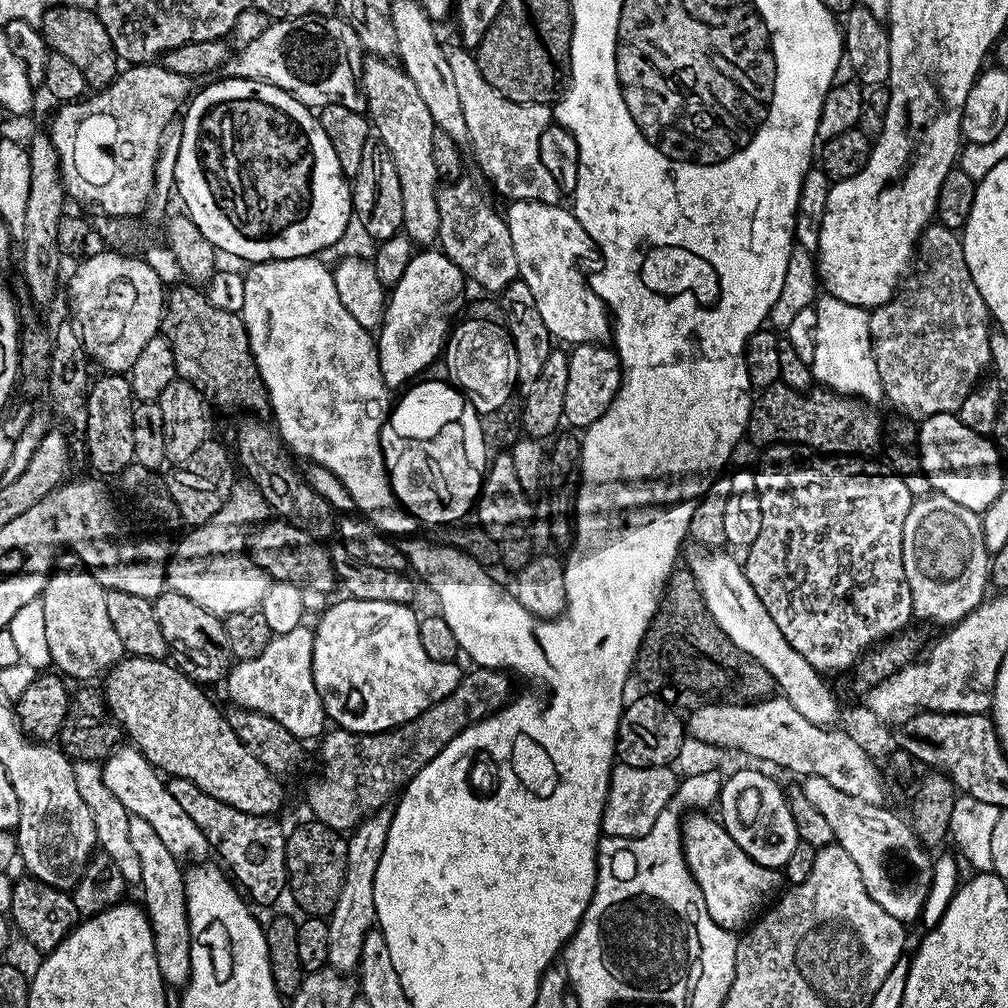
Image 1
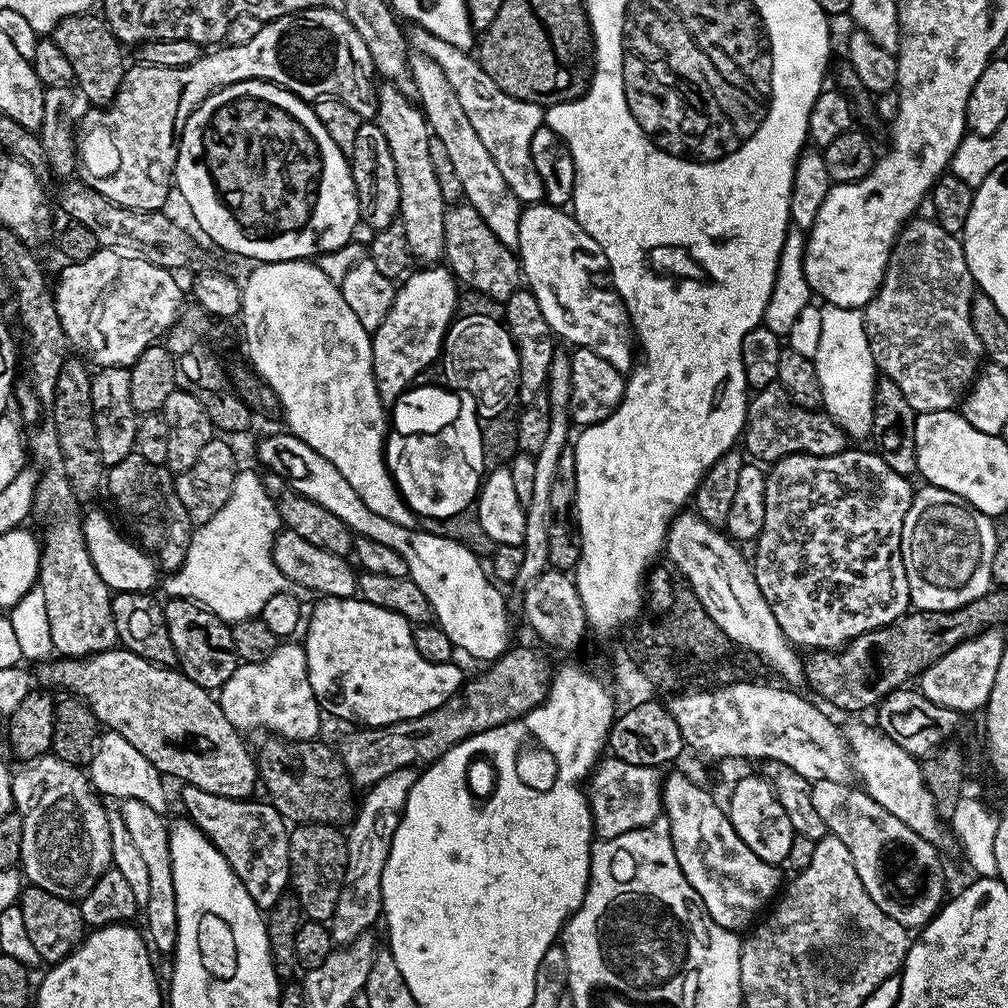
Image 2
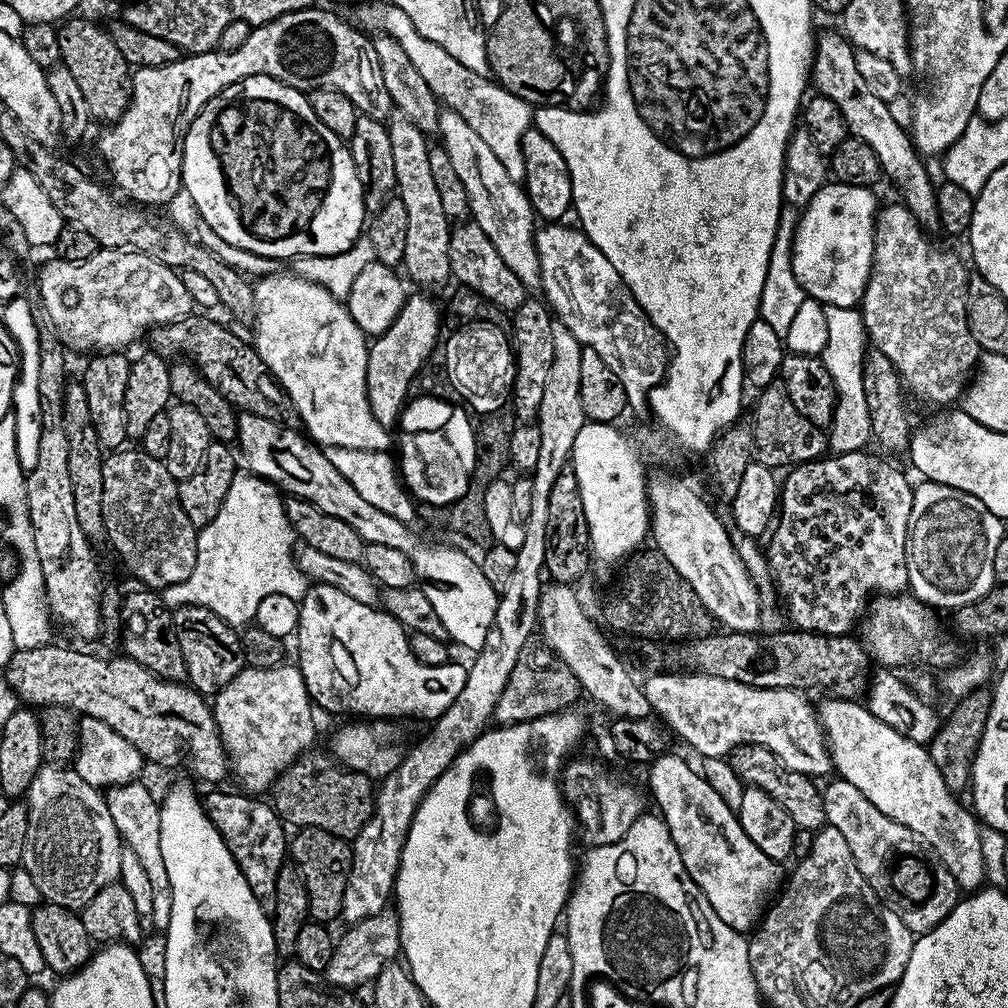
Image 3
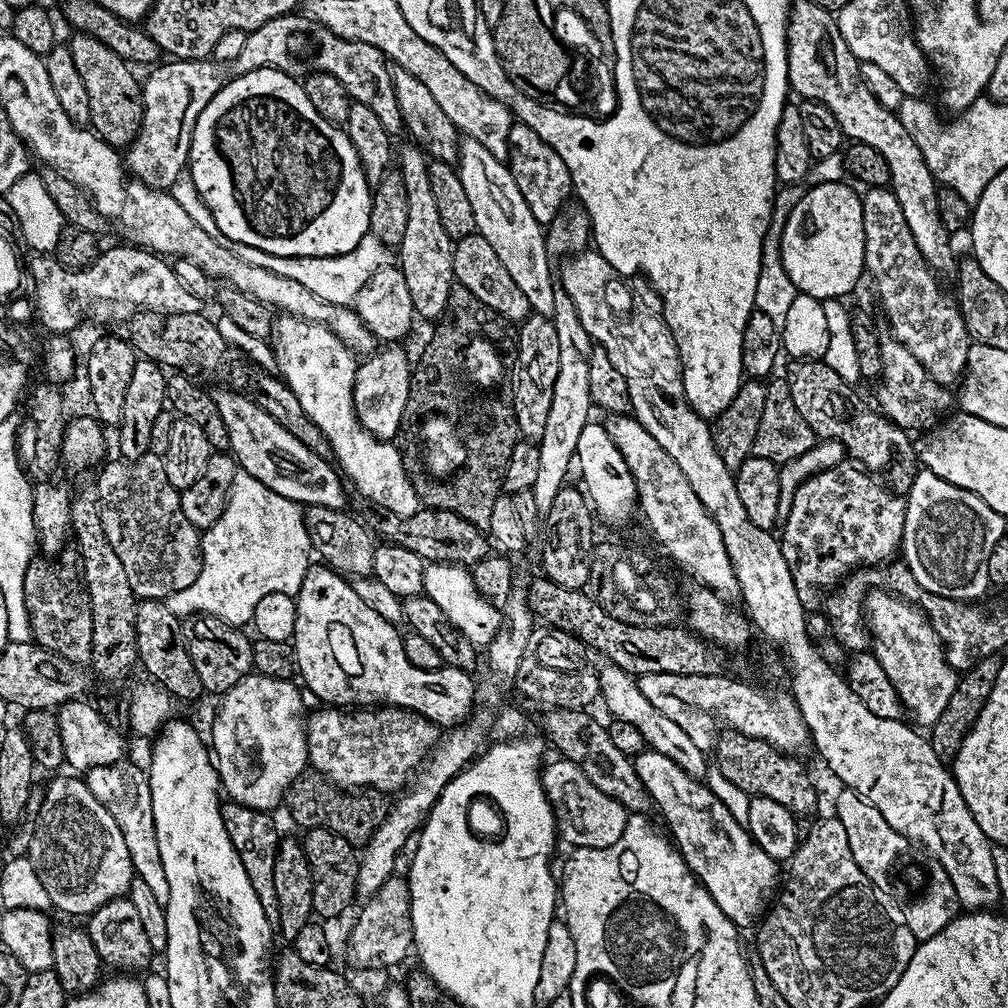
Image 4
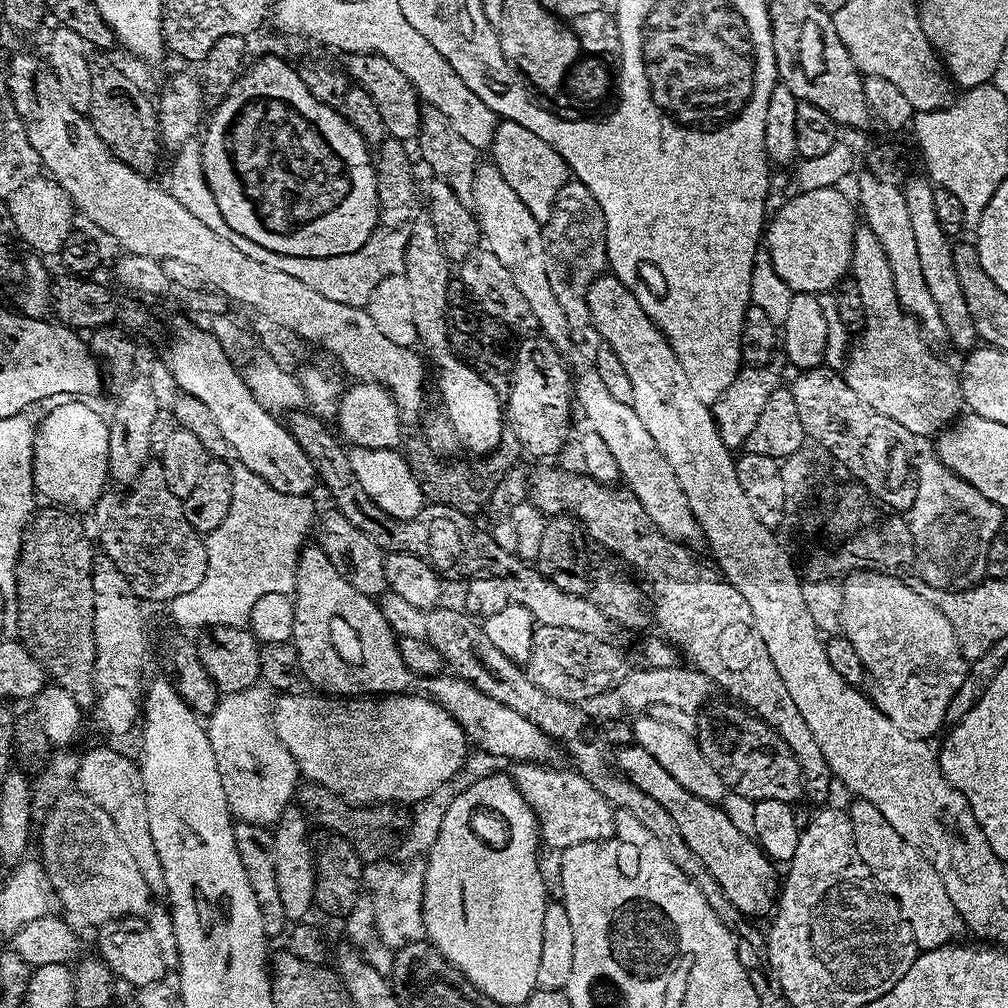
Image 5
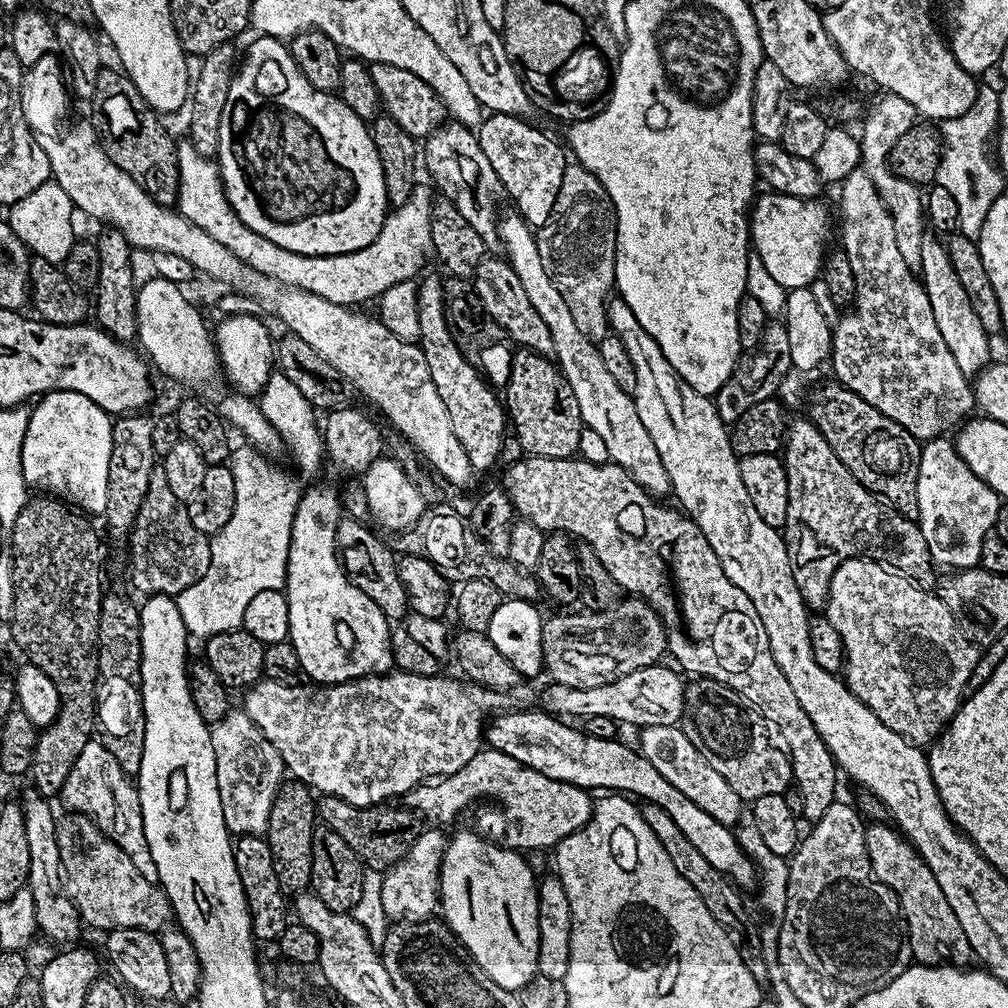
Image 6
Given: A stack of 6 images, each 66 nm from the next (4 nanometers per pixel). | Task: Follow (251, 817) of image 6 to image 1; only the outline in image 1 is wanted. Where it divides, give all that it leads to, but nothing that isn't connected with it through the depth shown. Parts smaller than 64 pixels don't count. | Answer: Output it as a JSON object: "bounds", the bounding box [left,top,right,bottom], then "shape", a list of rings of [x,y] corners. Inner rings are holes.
{"bounds":[226,626,326,737],"shape":[[[301,626],[290,630],[290,634],[273,636],[270,646],[266,646],[266,650],[258,654],[258,658],[233,663],[232,671],[226,677],[231,703],[235,707],[249,708],[282,722],[282,726],[286,726],[286,730],[290,730],[294,737],[316,735],[319,737],[325,731],[326,717],[322,698],[314,686],[312,673],[314,644],[313,629]]]}

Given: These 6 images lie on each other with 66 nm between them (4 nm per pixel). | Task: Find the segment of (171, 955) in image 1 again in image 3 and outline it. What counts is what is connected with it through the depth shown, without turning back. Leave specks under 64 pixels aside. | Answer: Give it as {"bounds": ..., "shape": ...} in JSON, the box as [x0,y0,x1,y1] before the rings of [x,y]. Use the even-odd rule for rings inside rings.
{"bounds":[106,782,172,930],"shape":[[[141,782],[117,784],[106,792],[110,818],[114,818],[114,826],[122,838],[125,849],[133,851],[142,862],[147,877],[150,878],[151,889],[154,892],[154,910],[152,928],[166,930],[170,926],[170,906],[172,905],[172,891],[170,878],[166,874],[166,861],[162,858],[162,822],[160,821],[159,799],[152,797],[152,792]]]}

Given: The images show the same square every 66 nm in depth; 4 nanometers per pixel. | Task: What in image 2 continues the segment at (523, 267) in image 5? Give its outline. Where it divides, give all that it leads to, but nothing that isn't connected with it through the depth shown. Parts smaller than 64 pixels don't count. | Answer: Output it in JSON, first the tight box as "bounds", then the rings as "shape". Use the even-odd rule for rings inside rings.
{"bounds":[411,54,522,249],"shape":[[[419,54],[411,57],[412,77],[416,83],[418,103],[424,109],[424,117],[432,135],[437,136],[446,145],[449,157],[454,161],[454,170],[458,170],[458,182],[462,182],[463,199],[478,210],[482,222],[494,230],[498,242],[507,248],[515,249],[518,245],[518,222],[522,205],[520,199],[506,186],[506,178],[498,171],[494,158],[490,158],[490,150],[486,150],[482,138],[474,131],[470,118],[466,118],[466,110],[462,110],[462,102],[458,102],[458,94],[454,94],[454,86],[446,79],[446,74],[438,62],[429,56]]]}

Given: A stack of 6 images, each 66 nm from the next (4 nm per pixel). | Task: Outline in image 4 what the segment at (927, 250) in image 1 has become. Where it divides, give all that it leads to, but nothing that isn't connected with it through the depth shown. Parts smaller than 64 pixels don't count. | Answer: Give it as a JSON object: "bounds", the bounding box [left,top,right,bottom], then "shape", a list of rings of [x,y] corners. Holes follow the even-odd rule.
{"bounds":[862,187,970,385],"shape":[[[869,187],[862,199],[864,266],[876,283],[880,308],[892,327],[891,335],[906,346],[940,384],[955,385],[964,375],[970,345],[960,305],[951,291],[940,289],[941,281],[922,256],[922,250],[918,250],[918,242],[914,242],[914,234],[910,234],[910,226],[906,226],[902,206],[898,206],[891,187]]]}

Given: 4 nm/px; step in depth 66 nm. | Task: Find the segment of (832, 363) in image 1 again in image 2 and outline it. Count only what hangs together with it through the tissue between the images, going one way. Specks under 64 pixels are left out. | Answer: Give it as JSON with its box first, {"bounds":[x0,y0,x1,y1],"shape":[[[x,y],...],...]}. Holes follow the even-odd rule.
{"bounds":[814,304,878,440],"shape":[[[824,304],[822,314],[822,339],[818,342],[818,354],[814,358],[821,383],[823,411],[835,420],[845,437],[856,440],[871,437],[874,418],[874,390],[878,369],[870,342],[864,329],[864,314],[859,308],[843,308]]]}

